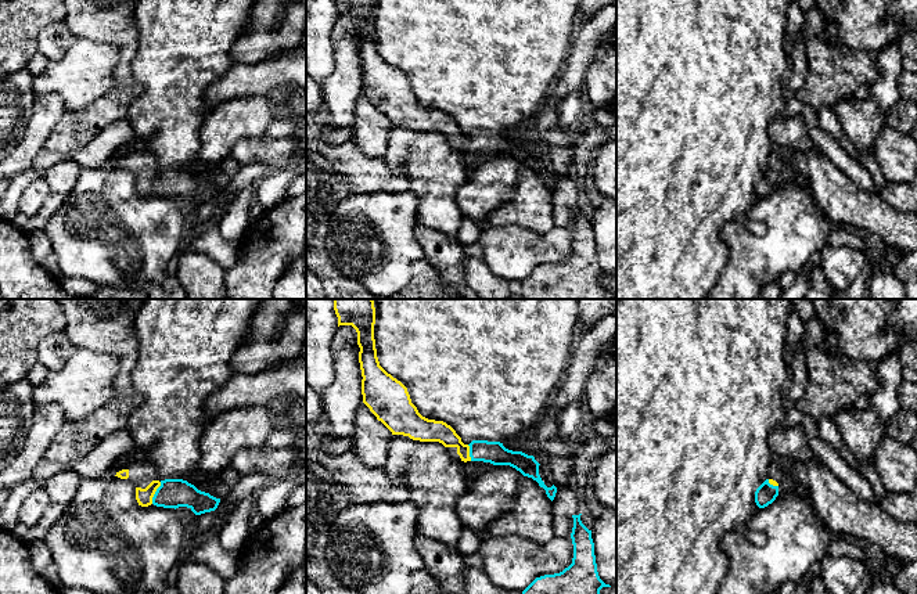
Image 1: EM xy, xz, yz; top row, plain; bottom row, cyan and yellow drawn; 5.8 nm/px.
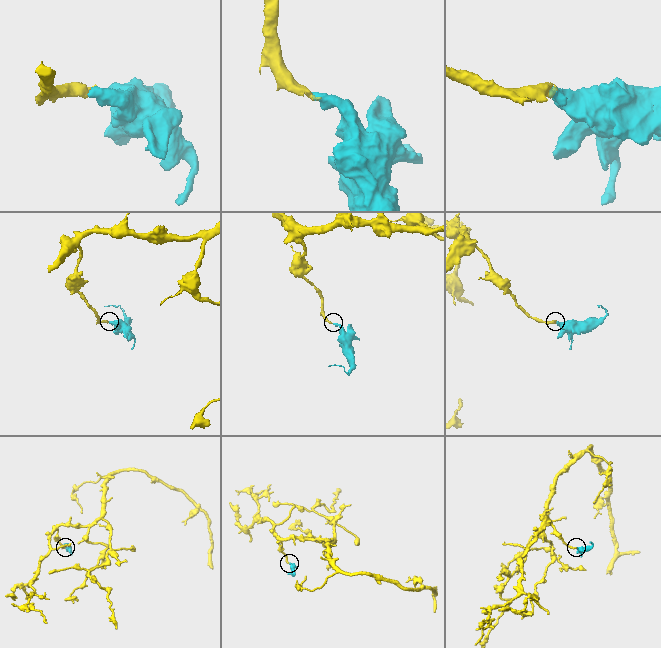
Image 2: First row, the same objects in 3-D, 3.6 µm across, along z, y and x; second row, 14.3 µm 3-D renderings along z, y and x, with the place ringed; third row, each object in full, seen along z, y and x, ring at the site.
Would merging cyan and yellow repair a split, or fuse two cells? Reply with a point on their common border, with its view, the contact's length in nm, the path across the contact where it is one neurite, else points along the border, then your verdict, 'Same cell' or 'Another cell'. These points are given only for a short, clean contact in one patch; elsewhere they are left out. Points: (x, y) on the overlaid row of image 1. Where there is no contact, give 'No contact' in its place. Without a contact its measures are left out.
Touches cyan at xy (155, 493). Shared border 140 nm. Path across: xy (172, 493), (155, 493), (144, 496). Same cell

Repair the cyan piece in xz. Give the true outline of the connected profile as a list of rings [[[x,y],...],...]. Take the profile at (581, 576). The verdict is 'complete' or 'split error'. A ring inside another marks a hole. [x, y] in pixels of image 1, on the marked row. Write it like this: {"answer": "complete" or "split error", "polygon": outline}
{"answer": "complete", "polygon": [[[582,514],[572,515],[573,518],[573,528],[571,533],[571,539],[573,544],[572,564],[560,573],[536,577],[522,591],[522,594],[600,594],[600,590],[603,587],[611,587],[609,584],[605,584],[598,576],[591,530],[589,530],[582,523],[580,515]]]}

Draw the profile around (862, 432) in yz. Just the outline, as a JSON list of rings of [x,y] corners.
[[[848,406],[835,411],[831,418],[856,461],[874,467],[875,449],[887,436],[887,426],[878,421],[877,414],[870,408]]]

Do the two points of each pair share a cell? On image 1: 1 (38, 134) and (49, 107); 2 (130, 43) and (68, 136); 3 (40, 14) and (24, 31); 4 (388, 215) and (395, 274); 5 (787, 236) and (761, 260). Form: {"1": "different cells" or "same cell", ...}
{"1": "same cell", "2": "same cell", "3": "same cell", "4": "same cell", "5": "same cell"}

